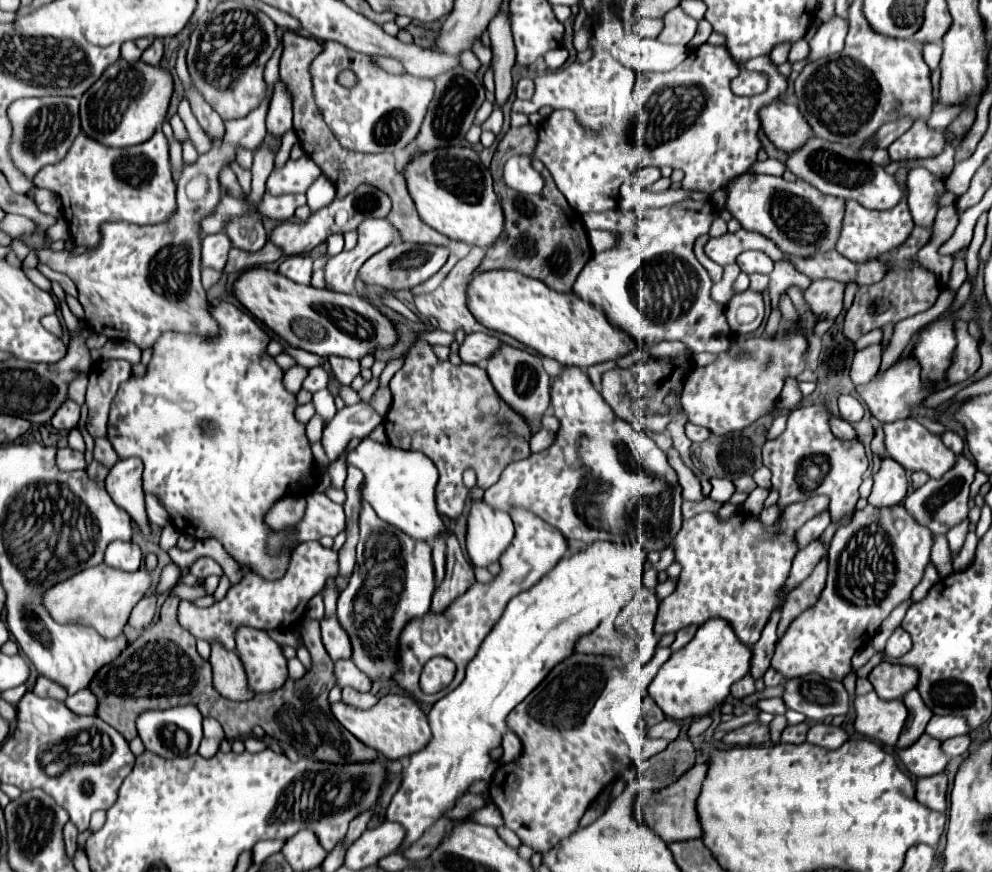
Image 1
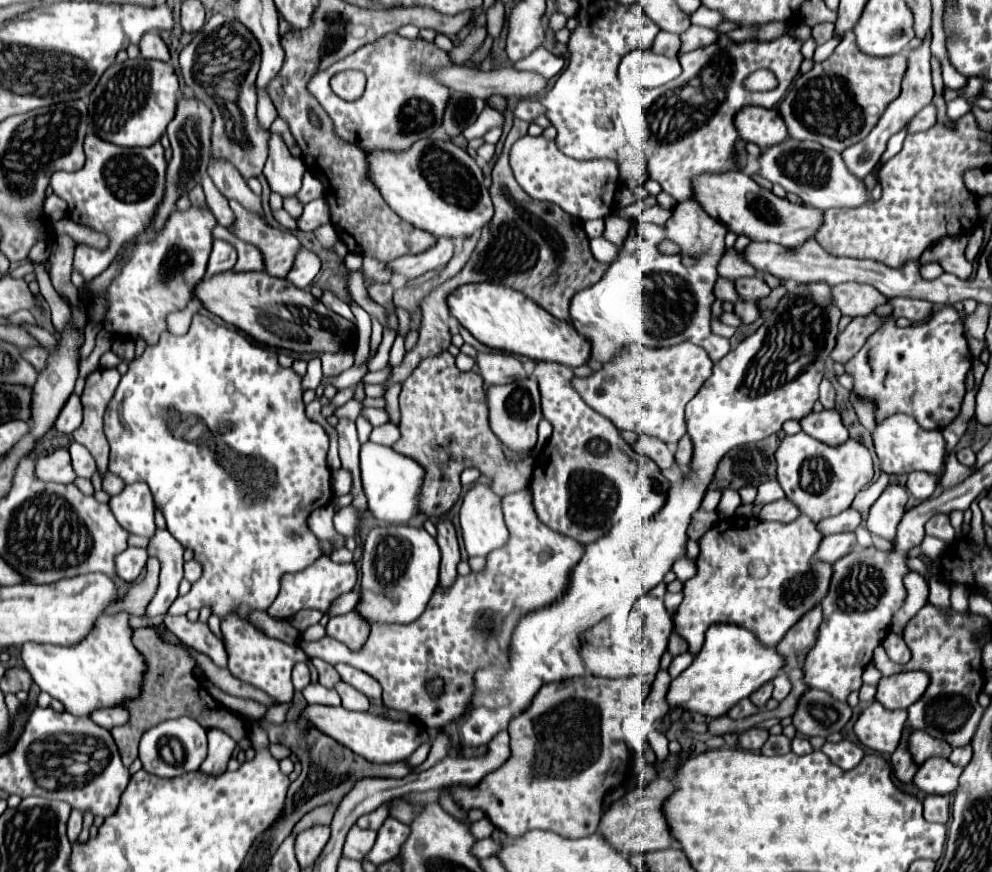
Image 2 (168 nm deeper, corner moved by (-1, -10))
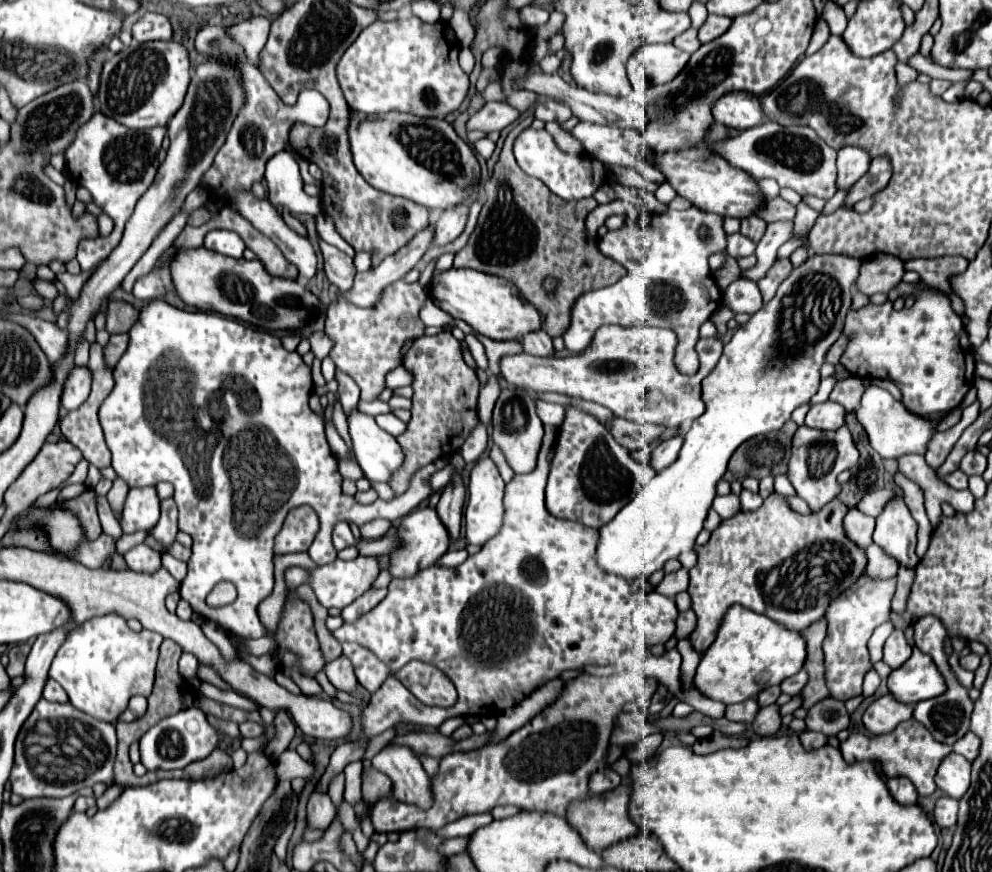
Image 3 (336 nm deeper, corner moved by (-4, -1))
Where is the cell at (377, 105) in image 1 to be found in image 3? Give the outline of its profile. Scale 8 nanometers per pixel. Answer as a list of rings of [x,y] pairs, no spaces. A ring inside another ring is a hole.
[[[406,15],[390,23],[376,21],[370,27],[366,27],[360,33],[360,37],[342,55],[336,67],[336,77],[340,81],[340,89],[350,109],[360,111],[366,117],[400,111],[420,117],[444,119],[448,113],[456,111],[462,105],[468,93],[468,75],[462,71],[458,63],[458,53],[460,53],[460,43],[456,39],[454,29],[448,23],[438,21],[434,25],[428,25],[414,15]]]

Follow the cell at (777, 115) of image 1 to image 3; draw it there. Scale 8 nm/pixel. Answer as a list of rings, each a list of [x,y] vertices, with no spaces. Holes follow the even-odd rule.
[[[740,91],[728,93],[722,99],[718,99],[712,107],[712,113],[716,123],[722,123],[738,131],[762,125],[764,121],[760,111],[760,97]]]

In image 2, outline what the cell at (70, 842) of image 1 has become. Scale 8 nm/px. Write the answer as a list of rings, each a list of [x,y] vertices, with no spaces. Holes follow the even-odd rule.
[[[73,810],[71,812],[71,818],[69,818],[69,826],[67,826],[67,836],[69,836],[69,842],[75,842],[81,834],[81,828],[83,828],[83,814],[79,810]]]

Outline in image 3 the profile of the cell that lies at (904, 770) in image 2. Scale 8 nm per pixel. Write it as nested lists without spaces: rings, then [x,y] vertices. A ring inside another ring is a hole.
[[[892,777],[888,779],[888,789],[892,793],[892,797],[902,803],[902,805],[912,805],[916,803],[918,799],[918,793],[916,793],[916,787],[906,779],[906,777]]]

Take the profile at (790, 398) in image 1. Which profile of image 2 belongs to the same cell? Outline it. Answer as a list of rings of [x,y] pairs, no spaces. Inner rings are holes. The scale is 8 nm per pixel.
[[[823,410],[821,414],[813,412],[813,414],[805,416],[805,420],[801,420],[801,426],[803,426],[805,434],[809,434],[811,438],[815,438],[823,444],[839,446],[849,438],[847,428],[843,426],[837,410]]]

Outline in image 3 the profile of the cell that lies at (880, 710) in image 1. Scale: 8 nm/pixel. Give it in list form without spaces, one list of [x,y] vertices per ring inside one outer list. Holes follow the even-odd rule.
[[[890,693],[884,697],[878,697],[866,711],[864,711],[864,727],[872,733],[872,735],[886,735],[892,733],[892,729],[896,729],[896,725],[900,725],[902,721],[912,717],[914,707],[896,701]]]

